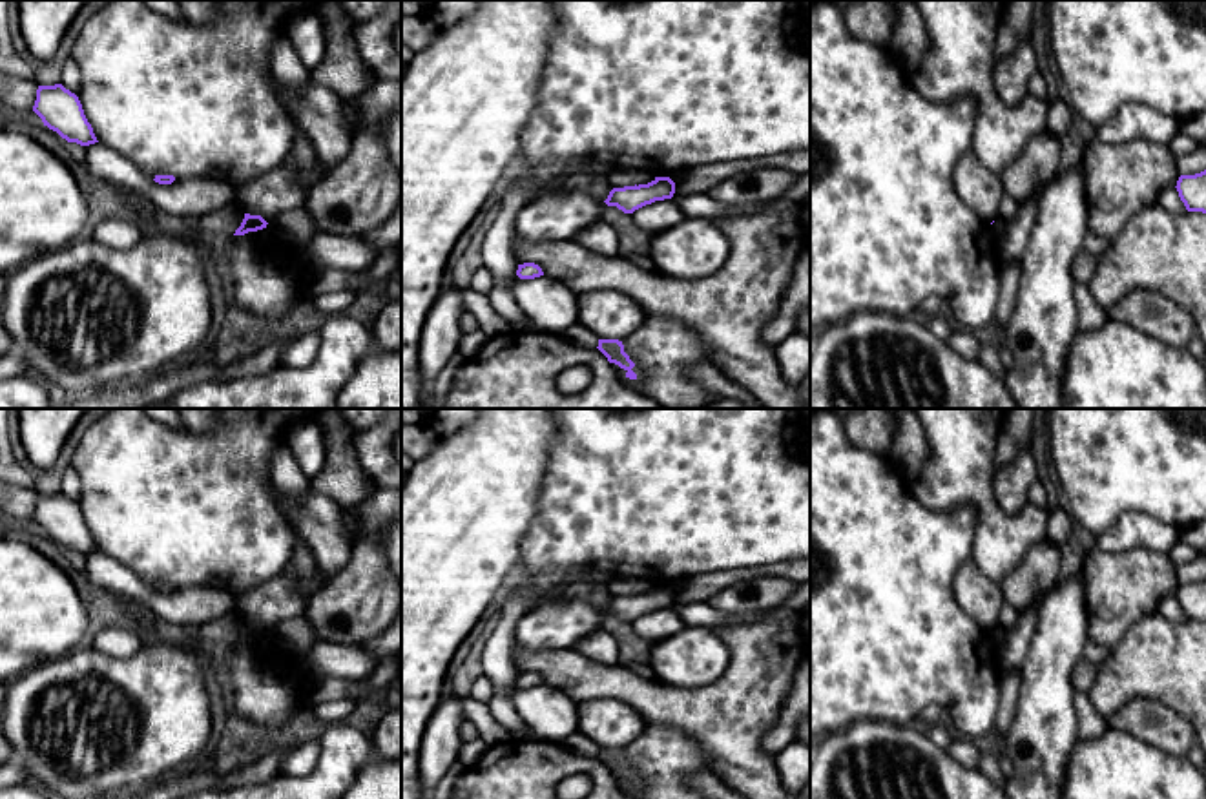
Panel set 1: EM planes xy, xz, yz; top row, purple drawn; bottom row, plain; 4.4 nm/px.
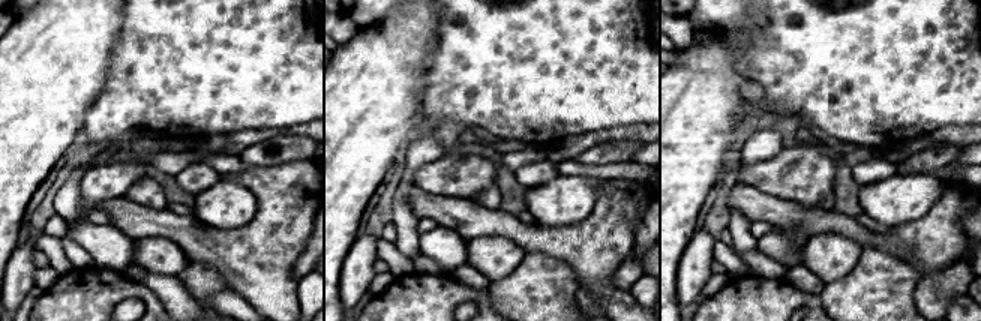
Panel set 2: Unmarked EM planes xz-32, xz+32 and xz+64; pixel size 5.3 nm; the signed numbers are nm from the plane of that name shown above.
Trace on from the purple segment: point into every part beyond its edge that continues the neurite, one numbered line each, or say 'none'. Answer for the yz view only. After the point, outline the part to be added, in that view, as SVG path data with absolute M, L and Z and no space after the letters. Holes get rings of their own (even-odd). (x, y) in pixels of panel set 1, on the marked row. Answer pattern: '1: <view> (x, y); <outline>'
none

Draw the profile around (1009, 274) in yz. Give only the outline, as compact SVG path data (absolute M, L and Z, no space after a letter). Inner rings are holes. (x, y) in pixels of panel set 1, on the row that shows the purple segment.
M998 263L998 272L1002 277L1002 296L996 303L994 321L1005 327L1014 312L1014 303L1018 297L1018 281L1022 277L1020 263Z

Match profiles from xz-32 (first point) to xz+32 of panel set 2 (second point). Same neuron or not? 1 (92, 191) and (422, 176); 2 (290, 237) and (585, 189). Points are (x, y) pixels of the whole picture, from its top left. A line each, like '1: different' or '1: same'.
1: same
2: different

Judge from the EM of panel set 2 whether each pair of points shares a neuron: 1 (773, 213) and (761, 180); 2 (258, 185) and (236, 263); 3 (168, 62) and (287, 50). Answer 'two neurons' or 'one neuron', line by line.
1: two neurons
2: one neuron
3: one neuron

